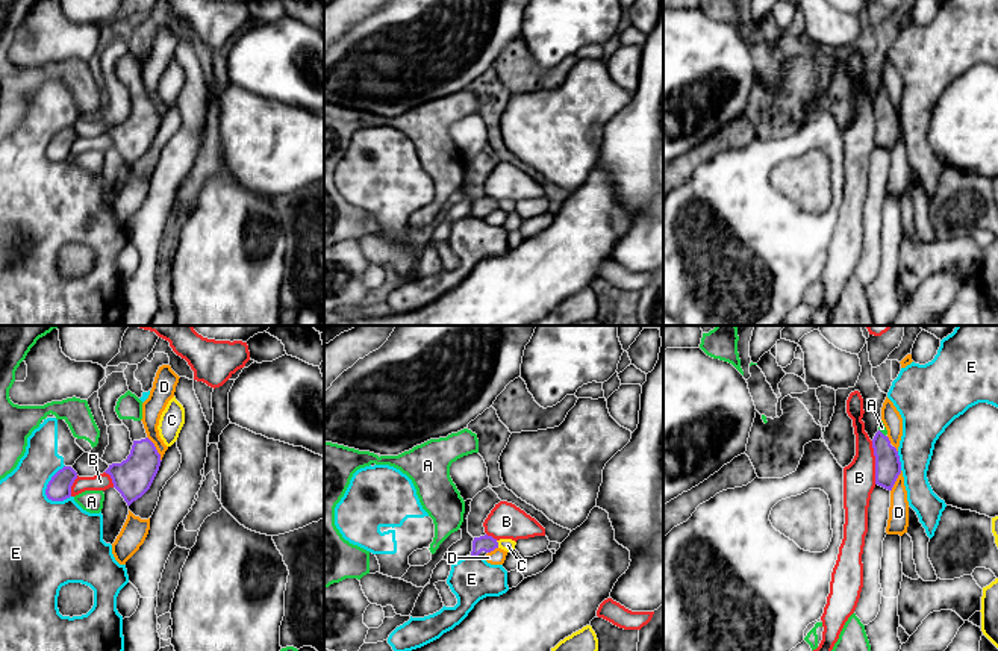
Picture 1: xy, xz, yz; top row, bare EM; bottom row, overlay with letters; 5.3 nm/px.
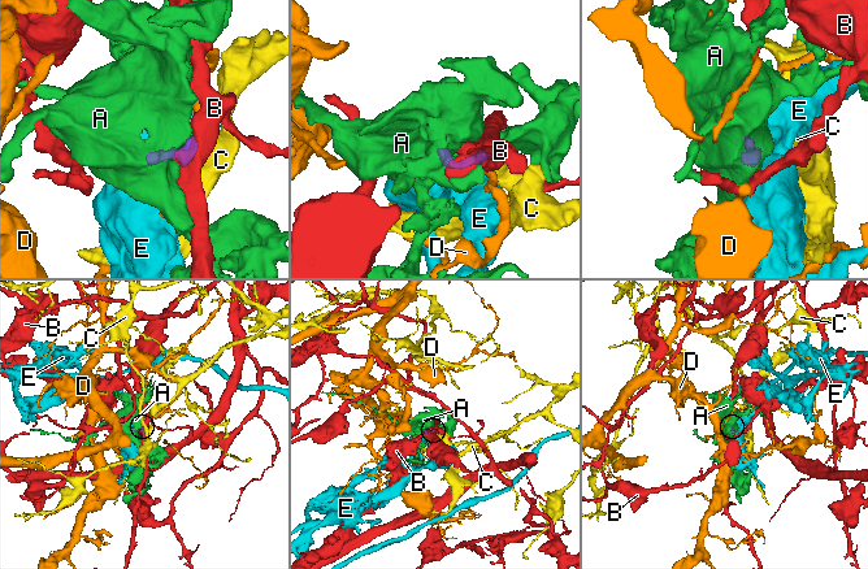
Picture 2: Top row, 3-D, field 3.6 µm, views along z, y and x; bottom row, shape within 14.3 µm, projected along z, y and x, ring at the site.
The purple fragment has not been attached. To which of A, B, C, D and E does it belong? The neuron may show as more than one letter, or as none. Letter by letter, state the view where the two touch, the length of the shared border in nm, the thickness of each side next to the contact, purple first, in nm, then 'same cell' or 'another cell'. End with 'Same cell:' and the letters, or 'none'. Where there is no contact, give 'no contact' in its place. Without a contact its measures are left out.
A: meets purple in yz; contact 60 nm long; 140 nm thick on the purple side, 40 nm on the other; same cell
B: meets purple in yz; contact 240 nm long; 140 nm thick on the purple side, 180 nm on the other; another cell
C: meets purple in xz; contact 40 nm long; 90 nm thick on the purple side, 70 nm on the other; another cell
D: meets purple in xy; contact 150 nm long; 200 nm thick on the purple side, 110 nm on the other; another cell
E: meets purple in xy; contact 220 nm long; 130 nm thick on the purple side, 360 nm on the other; another cell
Same cell: A

